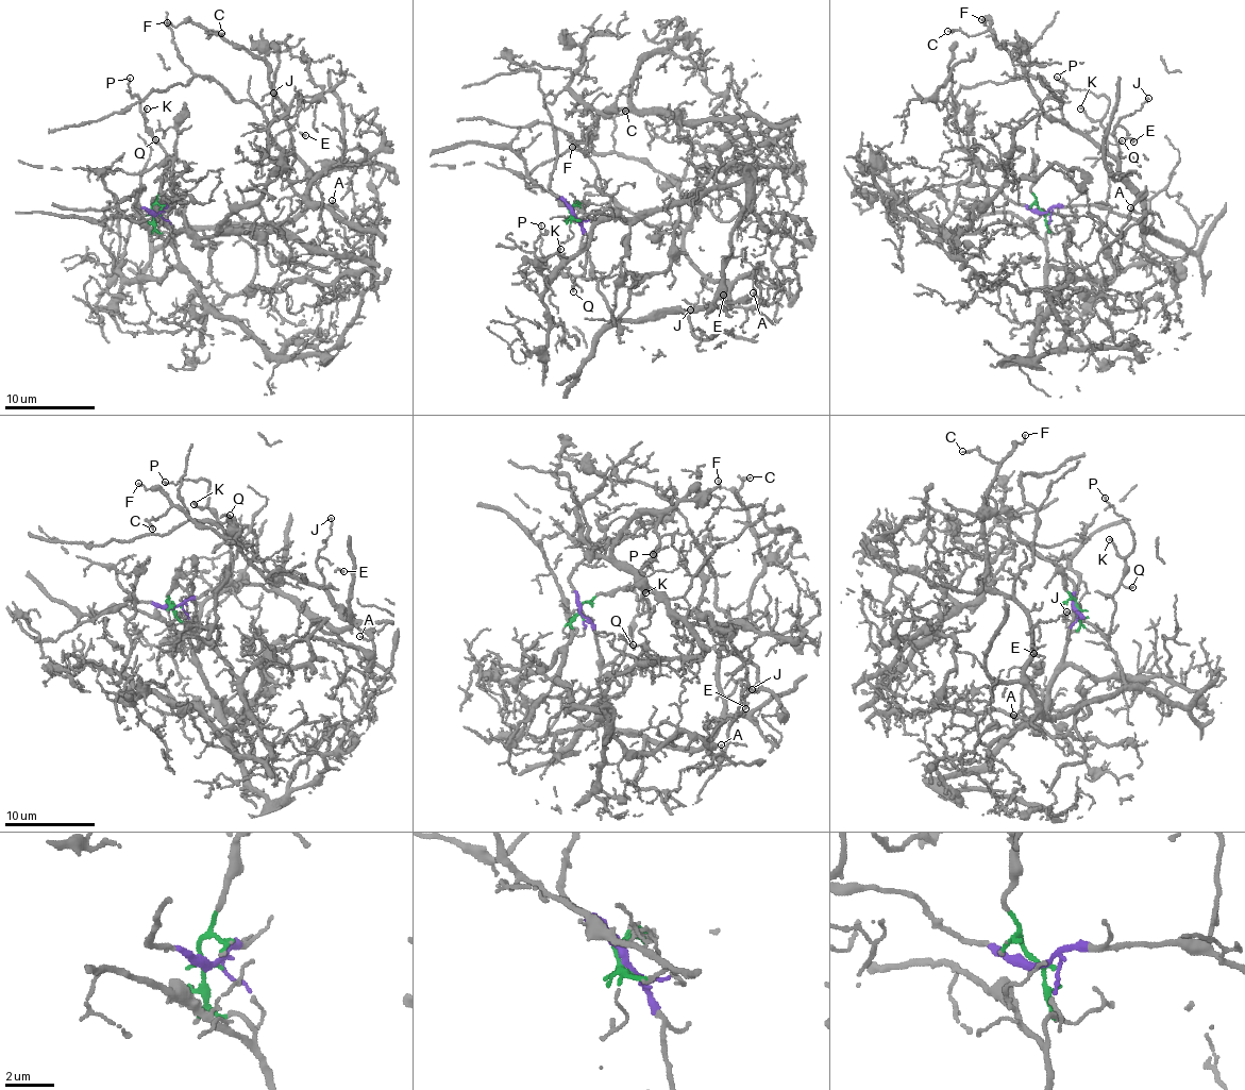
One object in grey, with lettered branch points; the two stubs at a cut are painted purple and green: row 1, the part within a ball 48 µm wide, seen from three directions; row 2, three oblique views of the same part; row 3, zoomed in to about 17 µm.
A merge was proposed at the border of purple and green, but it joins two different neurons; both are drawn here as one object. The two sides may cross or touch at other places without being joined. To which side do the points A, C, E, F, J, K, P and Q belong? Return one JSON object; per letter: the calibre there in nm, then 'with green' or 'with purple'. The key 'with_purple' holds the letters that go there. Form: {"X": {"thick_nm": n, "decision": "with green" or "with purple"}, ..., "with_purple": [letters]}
{"A": {"thick_nm": 120, "decision": "with purple"}, "C": {"thick_nm": 150, "decision": "with purple"}, "E": {"thick_nm": 110, "decision": "with purple"}, "F": {"thick_nm": 110, "decision": "with purple"}, "J": {"thick_nm": 140, "decision": "with purple"}, "K": {"thick_nm": 140, "decision": "with purple"}, "P": {"thick_nm": 110, "decision": "with purple"}, "Q": {"thick_nm": 120, "decision": "with purple"}, "with_purple": ["A", "C", "E", "F", "J", "K", "P", "Q"]}

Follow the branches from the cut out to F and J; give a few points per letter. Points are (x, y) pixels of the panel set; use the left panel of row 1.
F: (154, 213), (289, 223), (307, 187), (269, 135), (287, 110), (270, 69), (167, 21)
J: (154, 213), (169, 205), (194, 228), (232, 228), (289, 223), (304, 207), (307, 170), (273, 93)

